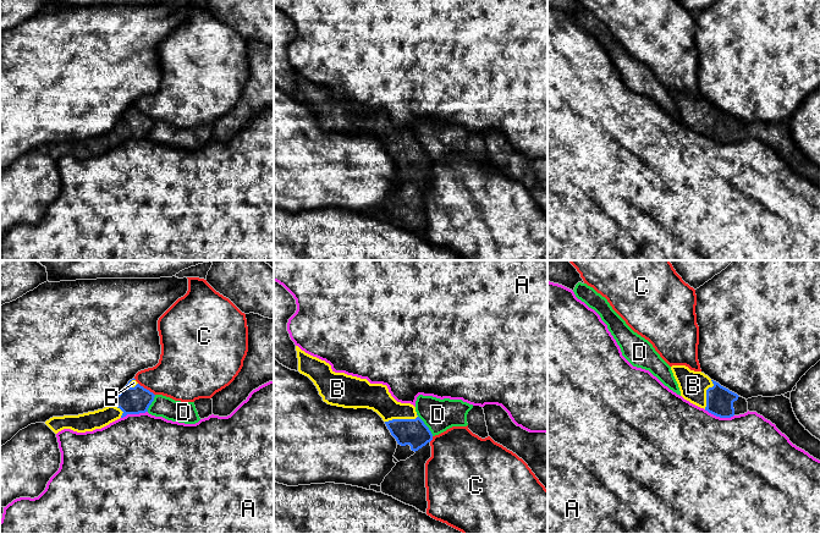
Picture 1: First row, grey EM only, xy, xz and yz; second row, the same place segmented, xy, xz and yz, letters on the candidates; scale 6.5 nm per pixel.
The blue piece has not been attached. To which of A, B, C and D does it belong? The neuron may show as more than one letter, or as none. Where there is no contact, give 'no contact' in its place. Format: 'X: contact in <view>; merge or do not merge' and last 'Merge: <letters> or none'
A: contact in yz; do not merge
B: contact in xz; merge
C: contact in xy; do not merge
D: contact in xz; do not merge
Merge: B

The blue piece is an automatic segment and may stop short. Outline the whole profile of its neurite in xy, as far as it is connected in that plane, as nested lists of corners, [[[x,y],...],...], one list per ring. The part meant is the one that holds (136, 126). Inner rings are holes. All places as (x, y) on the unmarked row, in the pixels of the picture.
[[[136,105],[120,117],[114,128],[94,138],[78,142],[53,143],[45,150],[55,159],[71,155],[77,159],[93,158],[101,155],[110,149],[126,143],[127,141],[139,141],[148,138],[155,121],[141,112]]]

